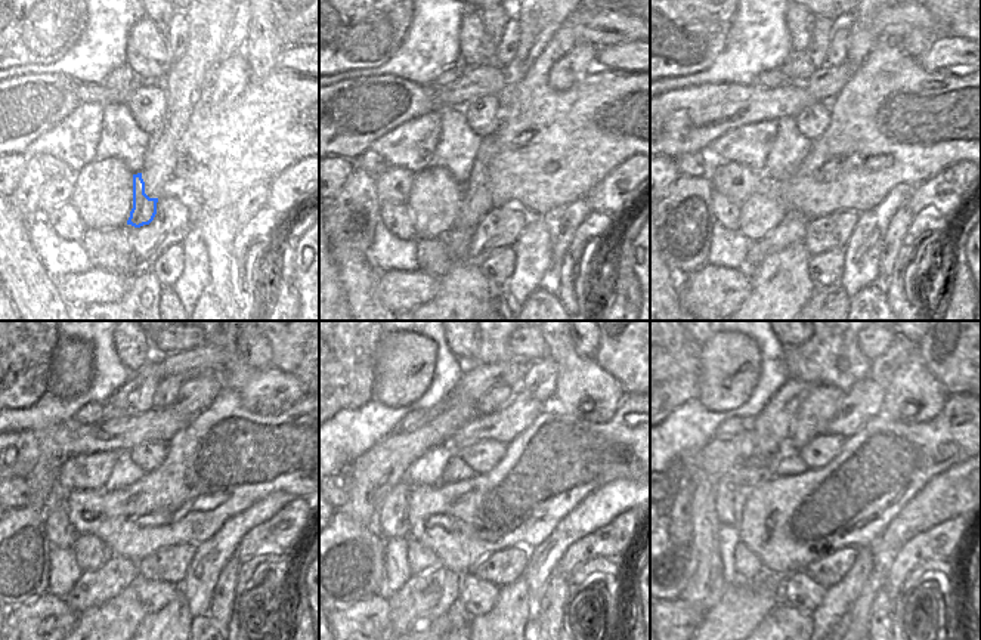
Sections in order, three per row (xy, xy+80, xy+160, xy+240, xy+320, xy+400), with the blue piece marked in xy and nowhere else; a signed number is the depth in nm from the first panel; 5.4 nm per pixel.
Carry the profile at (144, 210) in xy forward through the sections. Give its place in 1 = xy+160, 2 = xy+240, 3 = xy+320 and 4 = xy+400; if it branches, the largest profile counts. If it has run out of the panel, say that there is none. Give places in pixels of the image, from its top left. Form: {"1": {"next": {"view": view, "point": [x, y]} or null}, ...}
{"1": {"next": {"view": "xy+160", "point": [780, 286]}}, "2": {"next": {"view": "xy+240", "point": [114, 621]}}, "3": {"next": {"view": "xy+320", "point": [452, 620]}}, "4": {"next": null}}

